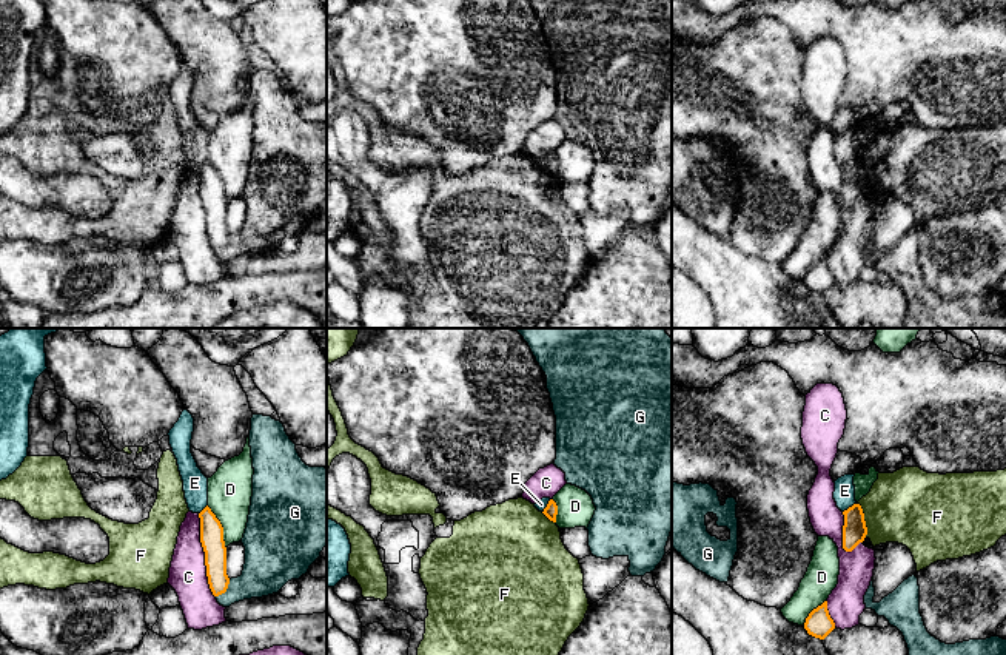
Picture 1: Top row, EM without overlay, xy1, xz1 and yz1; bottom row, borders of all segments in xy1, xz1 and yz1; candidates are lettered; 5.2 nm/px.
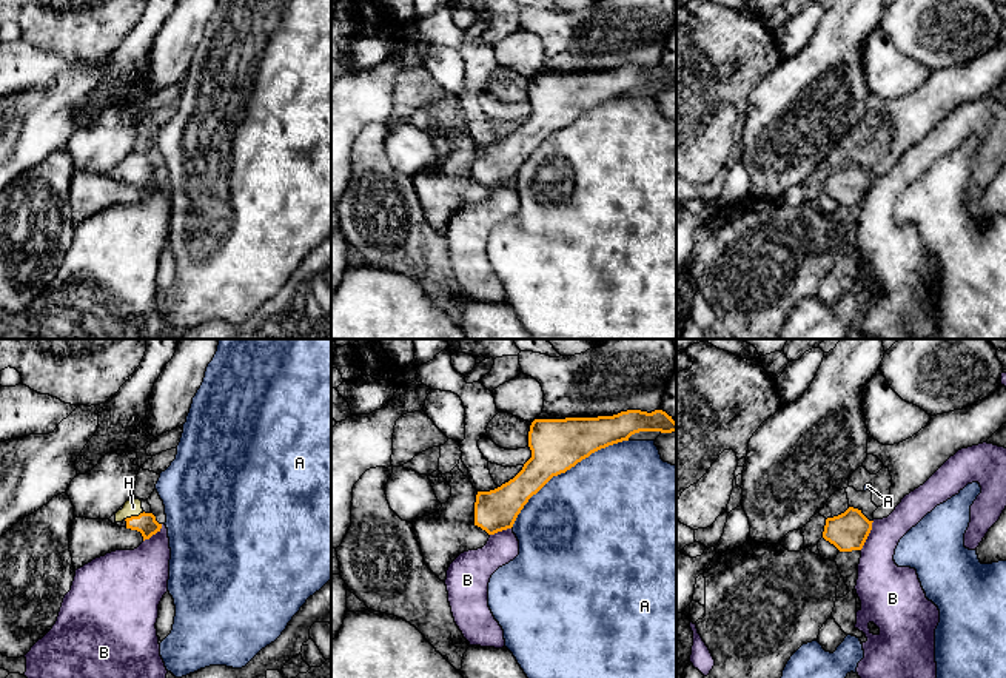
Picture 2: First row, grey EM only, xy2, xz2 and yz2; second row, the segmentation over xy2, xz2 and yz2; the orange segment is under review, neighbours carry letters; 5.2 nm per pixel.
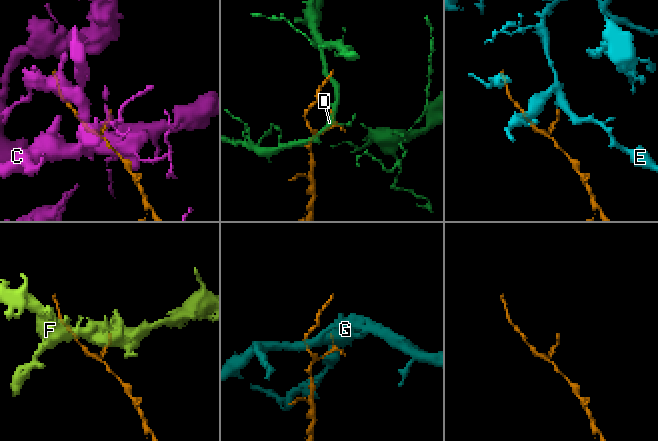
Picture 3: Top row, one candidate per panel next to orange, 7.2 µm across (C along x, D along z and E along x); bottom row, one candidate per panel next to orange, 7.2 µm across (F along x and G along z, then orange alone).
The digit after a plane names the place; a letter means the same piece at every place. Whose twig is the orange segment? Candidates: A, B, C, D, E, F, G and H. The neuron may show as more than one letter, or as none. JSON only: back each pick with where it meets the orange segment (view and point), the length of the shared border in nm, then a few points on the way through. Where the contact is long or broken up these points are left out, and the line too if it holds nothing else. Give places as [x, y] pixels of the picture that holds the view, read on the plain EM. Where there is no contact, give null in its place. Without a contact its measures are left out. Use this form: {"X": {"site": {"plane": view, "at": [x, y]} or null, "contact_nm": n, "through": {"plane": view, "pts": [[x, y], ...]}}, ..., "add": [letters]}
{"H": {"site": {"plane": "xy2", "at": [134, 171]}, "contact_nm": 110, "through": {"plane": "xy2", "pts": [[145, 177], [134, 171], [133, 162]]}}, "add": ["H"]}

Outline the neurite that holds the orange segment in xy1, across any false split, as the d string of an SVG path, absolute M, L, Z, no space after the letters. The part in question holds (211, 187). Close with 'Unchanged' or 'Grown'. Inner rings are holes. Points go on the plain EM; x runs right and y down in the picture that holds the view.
M208 160L199 168L199 173L208 239L213 250L219 251L226 247L230 239L223 182Z. Unchanged

